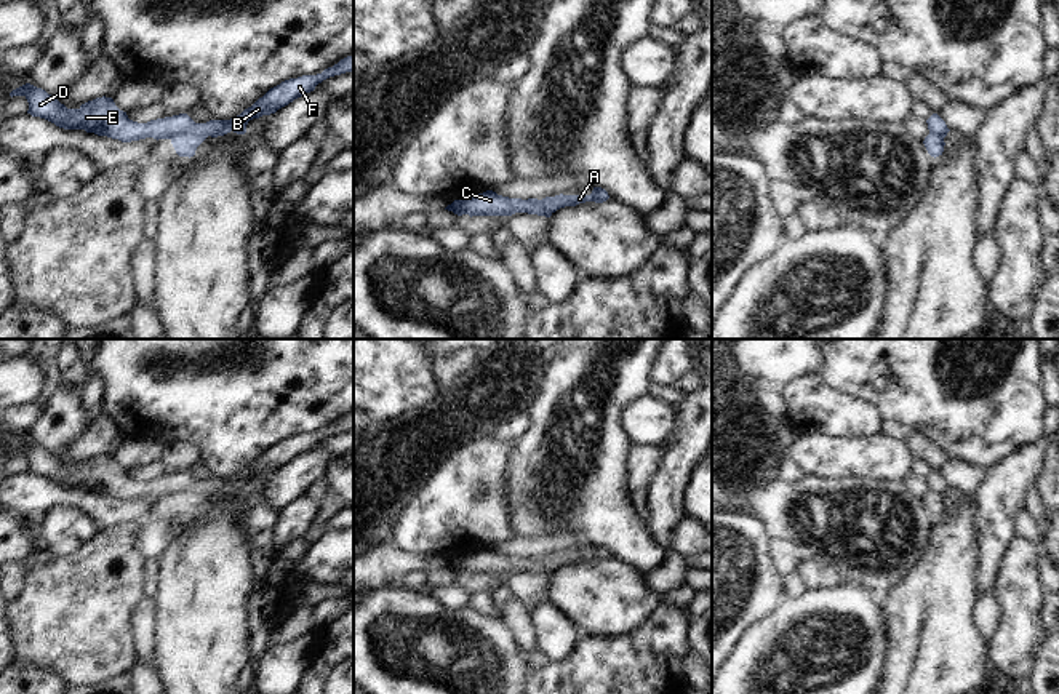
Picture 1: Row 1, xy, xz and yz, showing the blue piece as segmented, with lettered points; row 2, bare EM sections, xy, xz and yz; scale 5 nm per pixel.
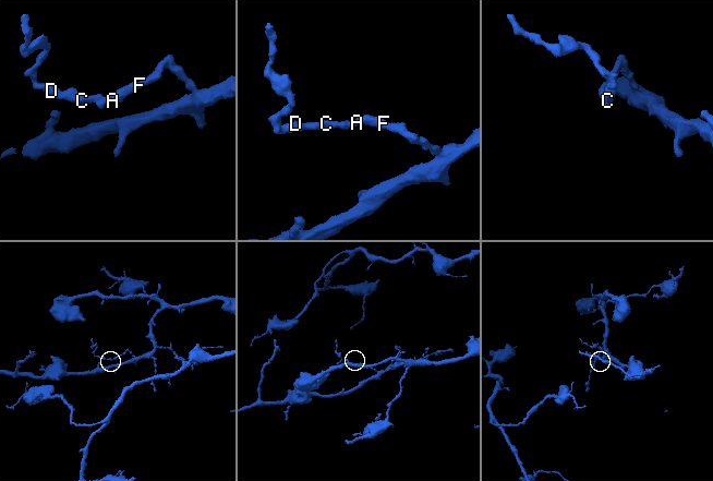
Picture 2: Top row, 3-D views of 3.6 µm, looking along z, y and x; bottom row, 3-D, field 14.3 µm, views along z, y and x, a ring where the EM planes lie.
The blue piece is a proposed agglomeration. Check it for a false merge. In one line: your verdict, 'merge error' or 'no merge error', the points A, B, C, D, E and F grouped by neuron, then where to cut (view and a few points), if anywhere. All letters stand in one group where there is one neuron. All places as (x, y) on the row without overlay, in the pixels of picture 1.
no merge error | A B C D E F | no cut

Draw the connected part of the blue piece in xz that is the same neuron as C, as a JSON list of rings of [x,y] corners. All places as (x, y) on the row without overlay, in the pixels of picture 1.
[[[593,545],[590,553],[555,553],[537,556],[509,556],[498,553],[493,548],[483,552],[470,552],[462,558],[454,558],[445,568],[453,569],[458,574],[512,574],[515,571],[528,571],[550,576],[557,568],[565,564],[576,564],[585,560],[603,561],[609,556],[608,550],[601,545]]]

